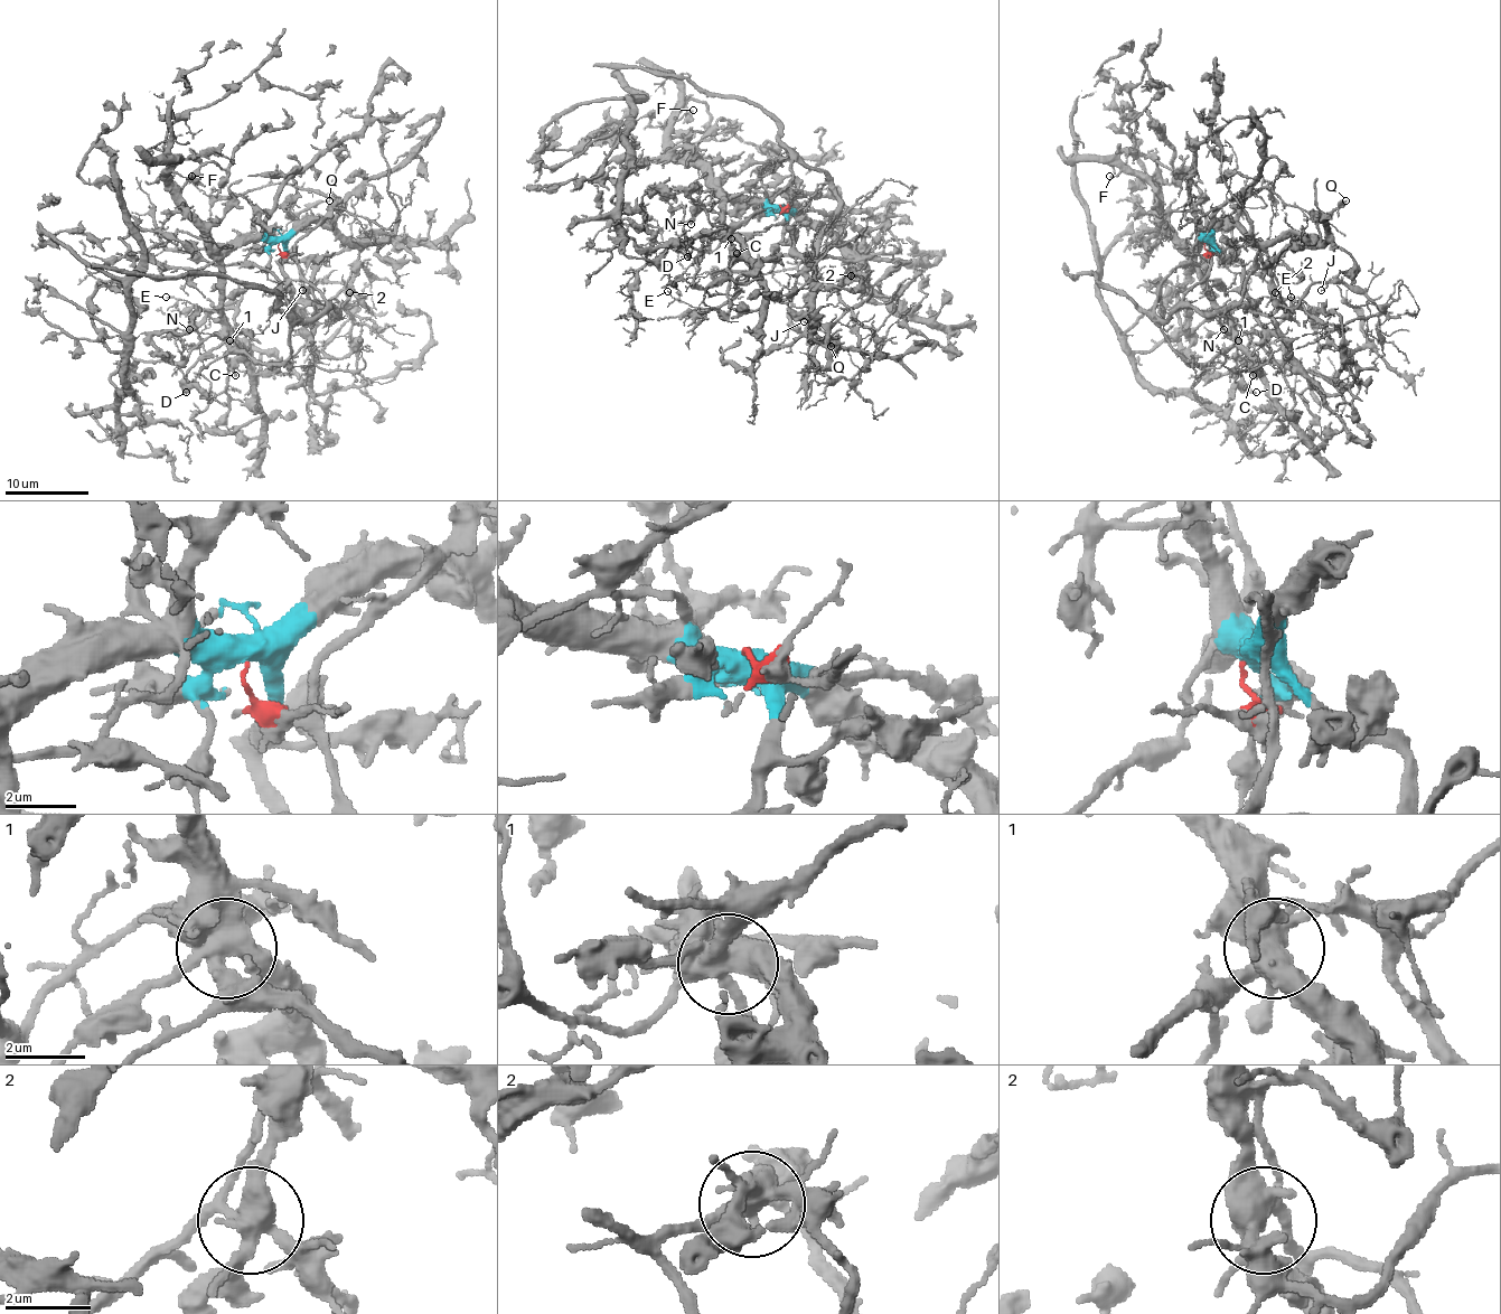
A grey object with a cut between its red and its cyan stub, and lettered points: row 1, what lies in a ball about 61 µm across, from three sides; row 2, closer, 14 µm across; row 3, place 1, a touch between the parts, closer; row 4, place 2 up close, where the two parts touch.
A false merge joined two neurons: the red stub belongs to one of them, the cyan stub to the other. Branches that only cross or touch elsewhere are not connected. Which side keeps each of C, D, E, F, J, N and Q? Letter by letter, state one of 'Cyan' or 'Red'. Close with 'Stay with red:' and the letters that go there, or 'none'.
C: Cyan
D: Cyan
E: Red
F: Cyan
J: Red
N: Cyan
Q: Red
Stay with red: E, J, Q

